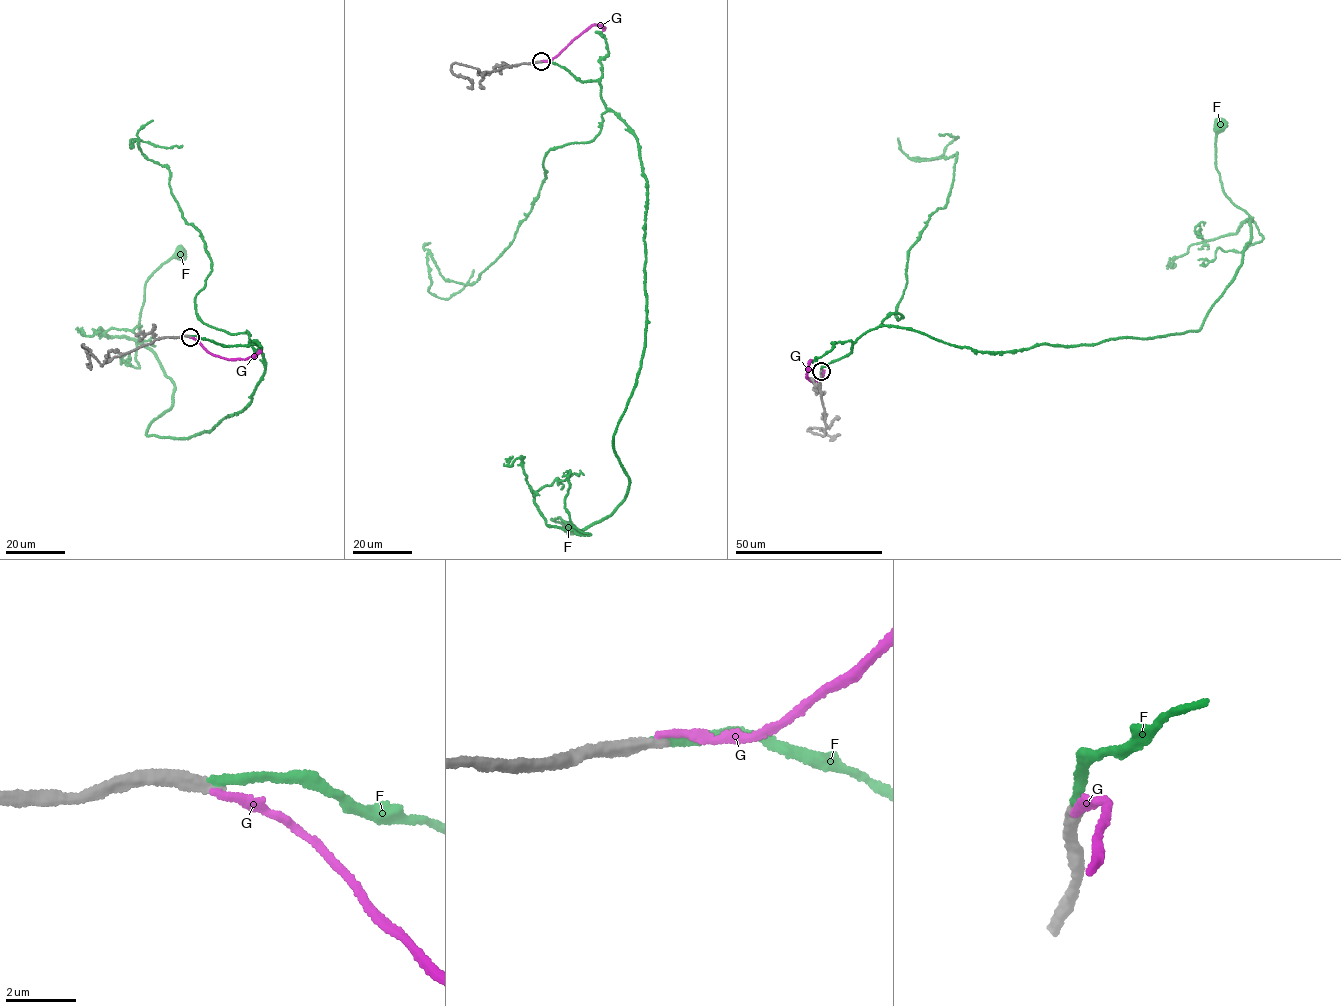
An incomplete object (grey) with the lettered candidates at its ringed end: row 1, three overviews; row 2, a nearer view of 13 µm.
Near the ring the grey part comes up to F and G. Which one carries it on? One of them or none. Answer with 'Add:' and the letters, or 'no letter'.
Add: no letter

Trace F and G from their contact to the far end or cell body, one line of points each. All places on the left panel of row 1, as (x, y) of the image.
F: (189, 336), (256, 343), (264, 371), (209, 433), (148, 436), (174, 387), (139, 339), (145, 286), (181, 253)
G: (189, 337), (215, 355), (228, 359), (252, 358), (260, 350)

